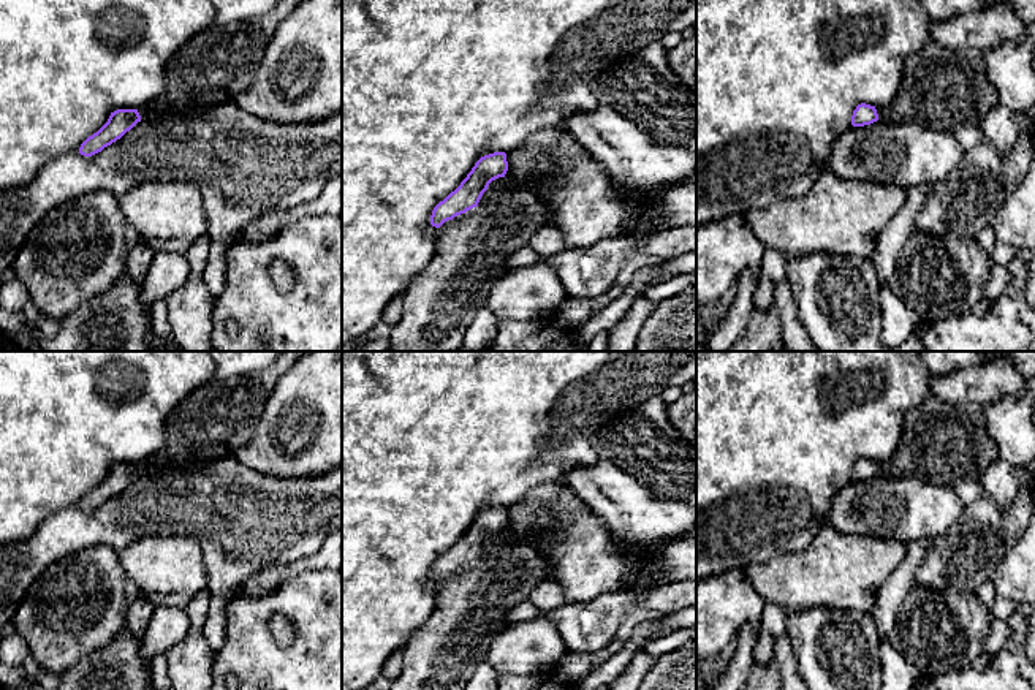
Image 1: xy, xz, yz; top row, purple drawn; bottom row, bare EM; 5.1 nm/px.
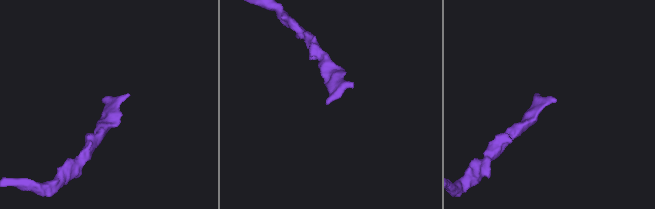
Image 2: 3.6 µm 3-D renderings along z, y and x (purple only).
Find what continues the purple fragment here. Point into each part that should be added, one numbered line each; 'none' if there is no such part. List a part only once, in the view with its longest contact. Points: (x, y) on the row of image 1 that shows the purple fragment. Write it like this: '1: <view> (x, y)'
1: xz (472, 249)

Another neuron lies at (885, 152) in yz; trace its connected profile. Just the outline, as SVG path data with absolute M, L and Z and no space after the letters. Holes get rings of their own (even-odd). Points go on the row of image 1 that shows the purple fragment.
M877 120L840 133L826 169L844 180L912 190L945 180L961 165L964 152L953 131Z

